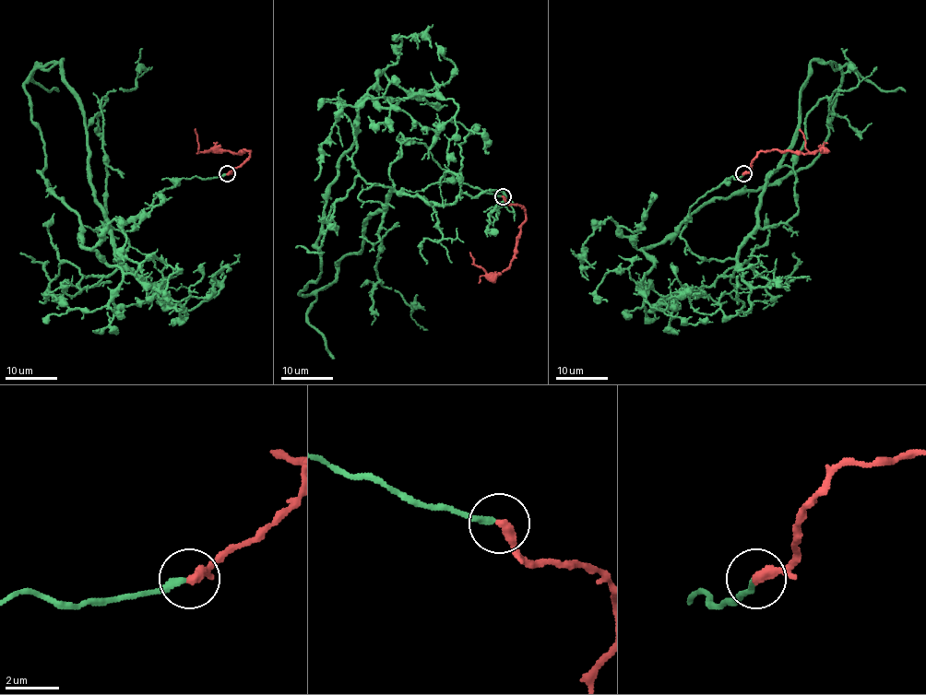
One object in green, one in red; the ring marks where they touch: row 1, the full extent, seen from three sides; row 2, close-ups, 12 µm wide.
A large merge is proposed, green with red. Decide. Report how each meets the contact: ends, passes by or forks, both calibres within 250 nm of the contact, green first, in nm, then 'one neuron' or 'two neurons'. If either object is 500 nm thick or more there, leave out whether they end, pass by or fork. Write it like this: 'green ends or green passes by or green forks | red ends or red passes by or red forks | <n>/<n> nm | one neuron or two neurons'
green ends | red ends | 240/400 nm | one neuron

